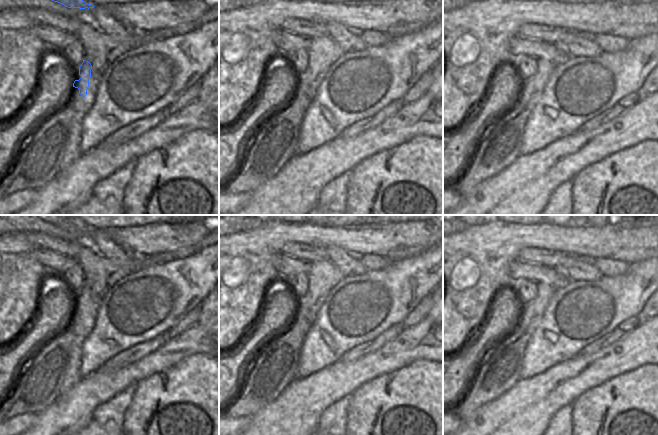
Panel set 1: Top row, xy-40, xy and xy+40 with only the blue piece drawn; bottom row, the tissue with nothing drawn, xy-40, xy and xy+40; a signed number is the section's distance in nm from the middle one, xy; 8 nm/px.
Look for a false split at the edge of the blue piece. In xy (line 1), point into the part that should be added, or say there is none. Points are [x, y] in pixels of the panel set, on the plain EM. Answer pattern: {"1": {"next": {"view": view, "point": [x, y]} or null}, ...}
{"1": {"next": null}}

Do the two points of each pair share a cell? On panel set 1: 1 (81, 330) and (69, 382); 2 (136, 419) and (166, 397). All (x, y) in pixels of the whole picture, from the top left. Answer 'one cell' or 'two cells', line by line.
1: one cell
2: one cell

